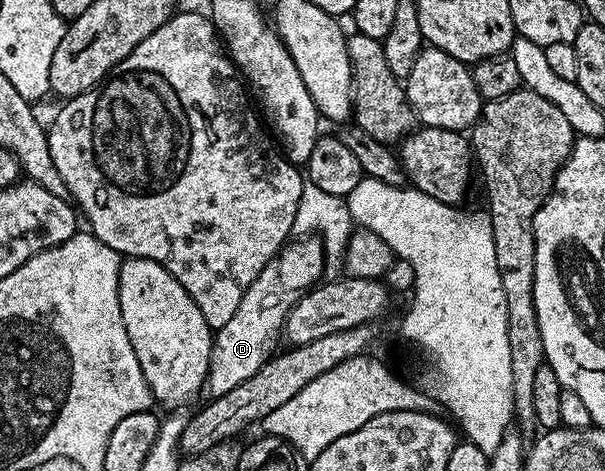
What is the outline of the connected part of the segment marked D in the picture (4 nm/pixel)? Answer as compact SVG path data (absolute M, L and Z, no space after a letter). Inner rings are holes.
M316 235L290 240L275 260L263 267L251 287L247 287L243 303L239 303L239 311L235 311L235 315L222 329L216 330L207 382L208 392L211 391L213 397L231 391L231 387L239 387L239 383L247 383L247 379L251 379L251 375L255 375L255 371L259 371L259 367L263 367L263 363L274 356L272 341L282 336L291 307L322 280L324 273L325 248Z

